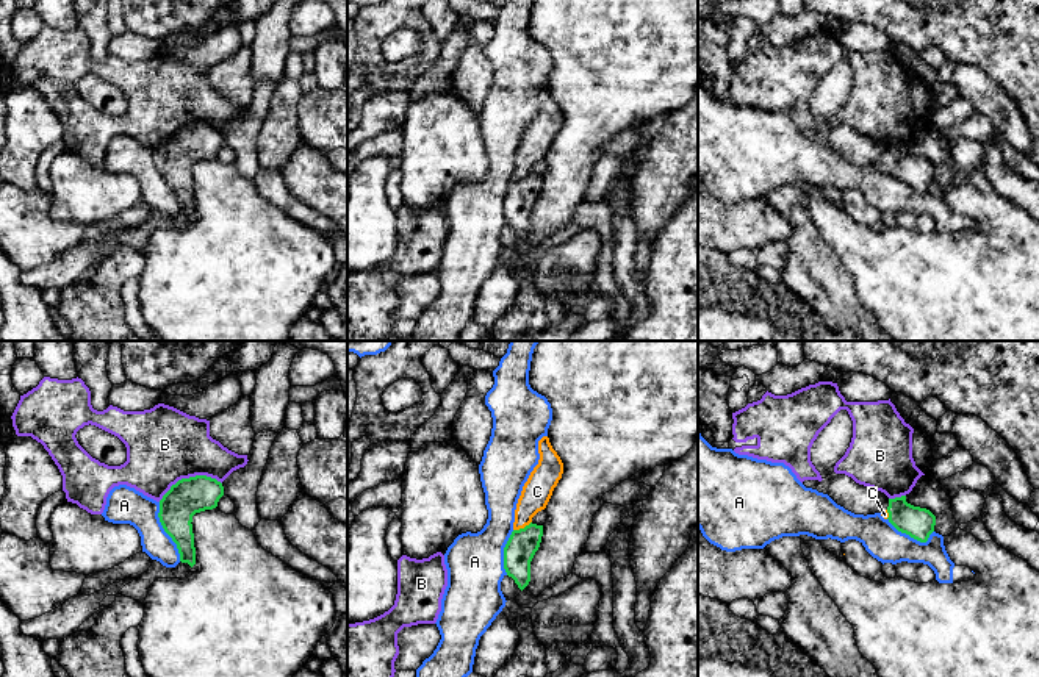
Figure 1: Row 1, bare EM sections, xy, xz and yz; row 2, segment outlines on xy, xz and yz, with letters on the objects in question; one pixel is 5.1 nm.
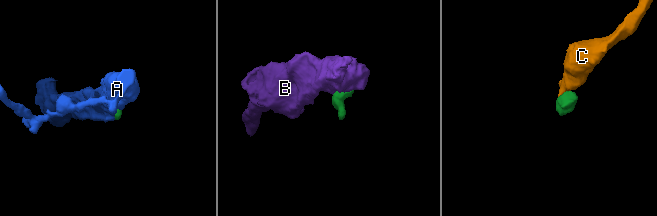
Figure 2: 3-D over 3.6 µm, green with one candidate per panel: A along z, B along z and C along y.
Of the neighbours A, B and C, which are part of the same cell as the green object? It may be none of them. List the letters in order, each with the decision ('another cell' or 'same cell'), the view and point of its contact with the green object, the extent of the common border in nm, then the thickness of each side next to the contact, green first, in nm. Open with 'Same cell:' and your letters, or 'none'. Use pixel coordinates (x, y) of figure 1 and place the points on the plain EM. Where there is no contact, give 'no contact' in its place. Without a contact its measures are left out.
Same cell: none
A: another cell; meets green in xy at (165, 180); contact 320 nm long; 190 nm thick on the green side, 190 nm on the other
B: another cell; meets green in xy at (190, 127); contact 340 nm long; 190 nm thick on the green side, 380 nm on the other
C: another cell; meets green in xz at (521, 179); contact 110 nm long; 160 nm thick on the green side, 150 nm on the other

